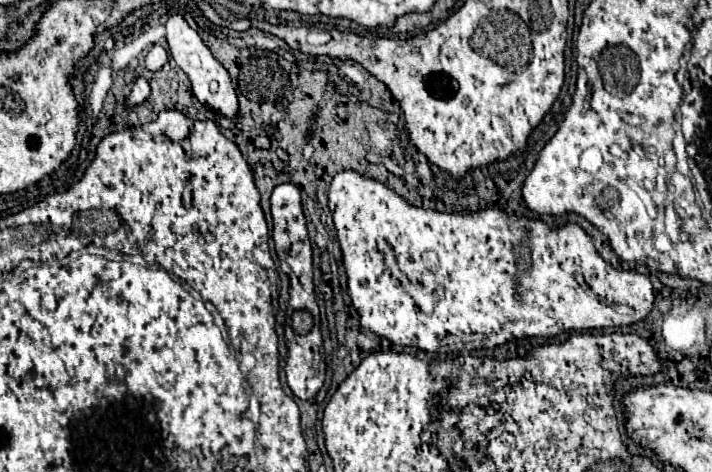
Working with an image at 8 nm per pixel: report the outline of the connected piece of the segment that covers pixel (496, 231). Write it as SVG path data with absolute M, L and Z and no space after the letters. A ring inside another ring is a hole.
M344 170L340 174L334 176L330 190L328 190L328 206L334 218L334 226L336 226L336 234L338 234L338 244L342 250L342 258L344 258L344 272L348 276L348 296L352 300L352 306L356 308L358 316L360 316L360 326L376 336L388 338L392 344L398 346L410 346L410 348L418 348L424 352L444 352L460 353L462 351L471 352L478 348L488 350L488 348L498 348L504 346L508 342L520 342L524 338L554 338L562 332L572 332L572 330L592 330L592 328L622 328L622 326L630 326L634 322L644 320L650 310L654 307L655 293L648 276L638 274L638 272L624 272L624 270L616 270L610 264L606 264L600 254L594 250L592 238L576 224L564 224L560 230L552 230L548 228L542 220L528 220L528 218L514 218L508 216L502 210L484 210L478 214L444 214L444 212L434 212L434 210L424 210L424 208L414 208L410 206L404 198L400 198L396 192L392 192L388 186L368 178L368 176L360 176L352 170ZM384 240L396 256L396 264L400 268L400 272L408 278L408 282L416 284L418 288L422 288L422 292L434 296L434 308L430 314L422 314L422 310L418 306L414 306L410 294L406 292L406 288L402 286L400 280L396 280L388 268L382 262L382 256L376 248L376 242ZM428 254L434 254L434 260L428 258Z

